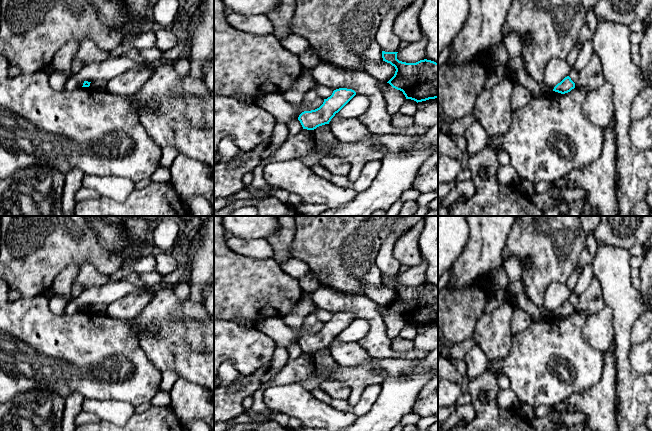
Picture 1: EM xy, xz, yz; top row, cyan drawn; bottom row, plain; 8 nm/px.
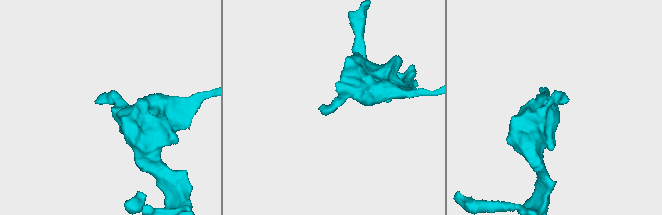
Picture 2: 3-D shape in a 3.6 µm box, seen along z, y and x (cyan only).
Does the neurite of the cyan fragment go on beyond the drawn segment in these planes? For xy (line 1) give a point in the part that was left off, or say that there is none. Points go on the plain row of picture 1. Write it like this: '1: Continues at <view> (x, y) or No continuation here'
1: No continuation here

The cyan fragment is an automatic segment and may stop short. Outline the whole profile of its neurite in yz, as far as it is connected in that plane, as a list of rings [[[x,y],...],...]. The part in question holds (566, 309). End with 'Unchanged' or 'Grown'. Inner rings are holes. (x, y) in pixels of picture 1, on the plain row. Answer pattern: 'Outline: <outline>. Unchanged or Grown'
Outline: [[[567,300],[554,311],[553,315],[565,318],[570,316],[574,312],[575,312],[575,307],[571,304],[569,300]]]. Unchanged

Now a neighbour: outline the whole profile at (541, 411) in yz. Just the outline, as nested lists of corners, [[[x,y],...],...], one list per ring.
[[[538,406],[533,408],[534,417],[543,418],[555,413],[560,413],[553,406]]]

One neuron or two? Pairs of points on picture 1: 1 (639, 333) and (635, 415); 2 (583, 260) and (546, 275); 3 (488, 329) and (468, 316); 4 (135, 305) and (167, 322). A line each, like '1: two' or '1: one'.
1: two
2: two
3: two
4: two

